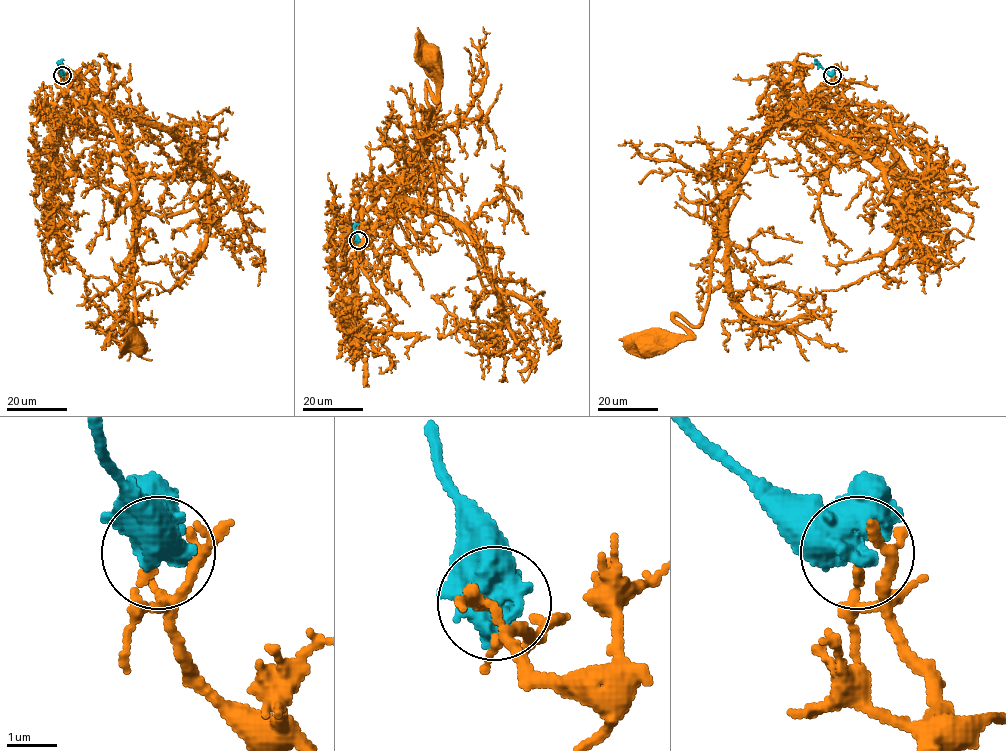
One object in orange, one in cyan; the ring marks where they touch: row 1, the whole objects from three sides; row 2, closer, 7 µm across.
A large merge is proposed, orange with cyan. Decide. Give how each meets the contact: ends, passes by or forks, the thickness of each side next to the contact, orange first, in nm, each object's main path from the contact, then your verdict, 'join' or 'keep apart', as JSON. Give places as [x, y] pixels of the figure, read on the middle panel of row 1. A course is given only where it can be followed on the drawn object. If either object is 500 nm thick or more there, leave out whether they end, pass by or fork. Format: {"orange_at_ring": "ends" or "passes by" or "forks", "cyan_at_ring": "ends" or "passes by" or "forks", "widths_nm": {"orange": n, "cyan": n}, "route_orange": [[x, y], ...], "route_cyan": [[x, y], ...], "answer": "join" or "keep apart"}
{"widths_nm": {"orange": 140, "cyan": 550}, "route_orange": [[357, 240], [360, 245], [371, 243], [369, 230], [423, 160], [431, 112], [426, 82], [436, 97], [428, 55]], "route_cyan": [[357, 240], [354, 227], [358, 223]], "answer": "keep apart"}

